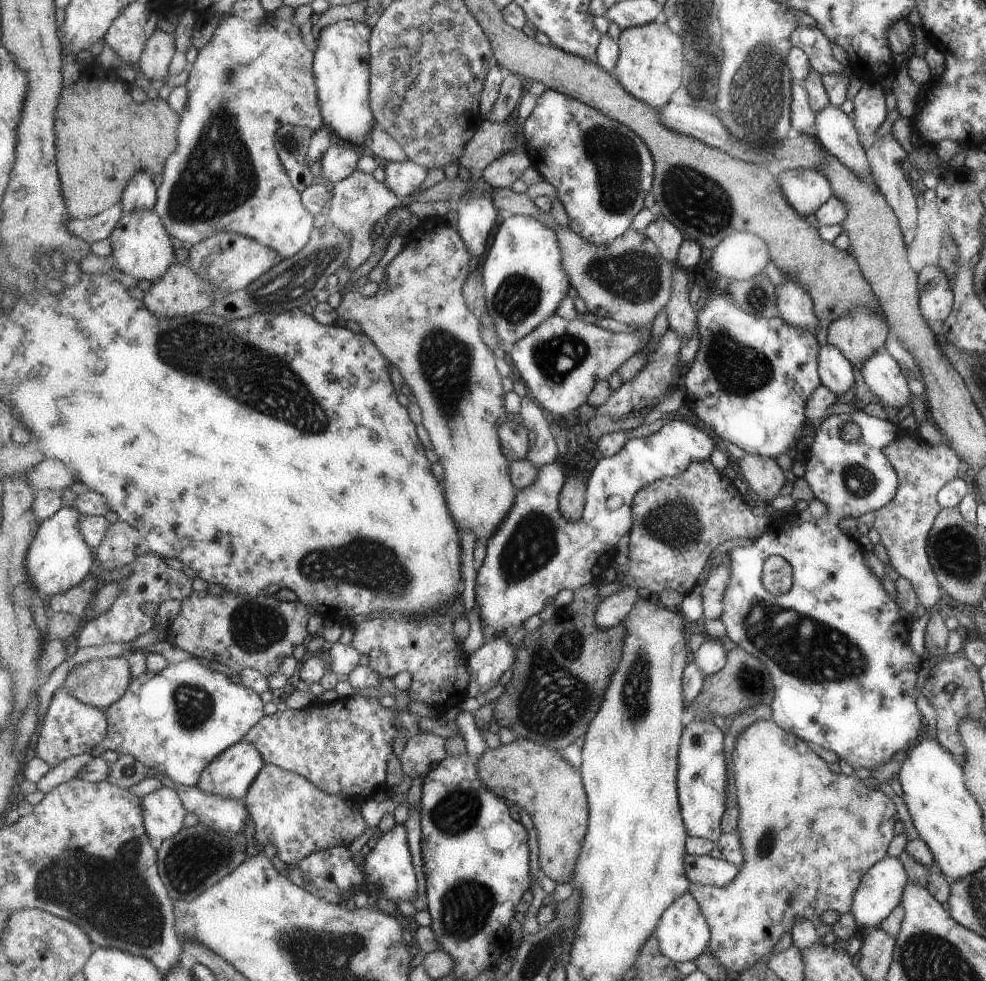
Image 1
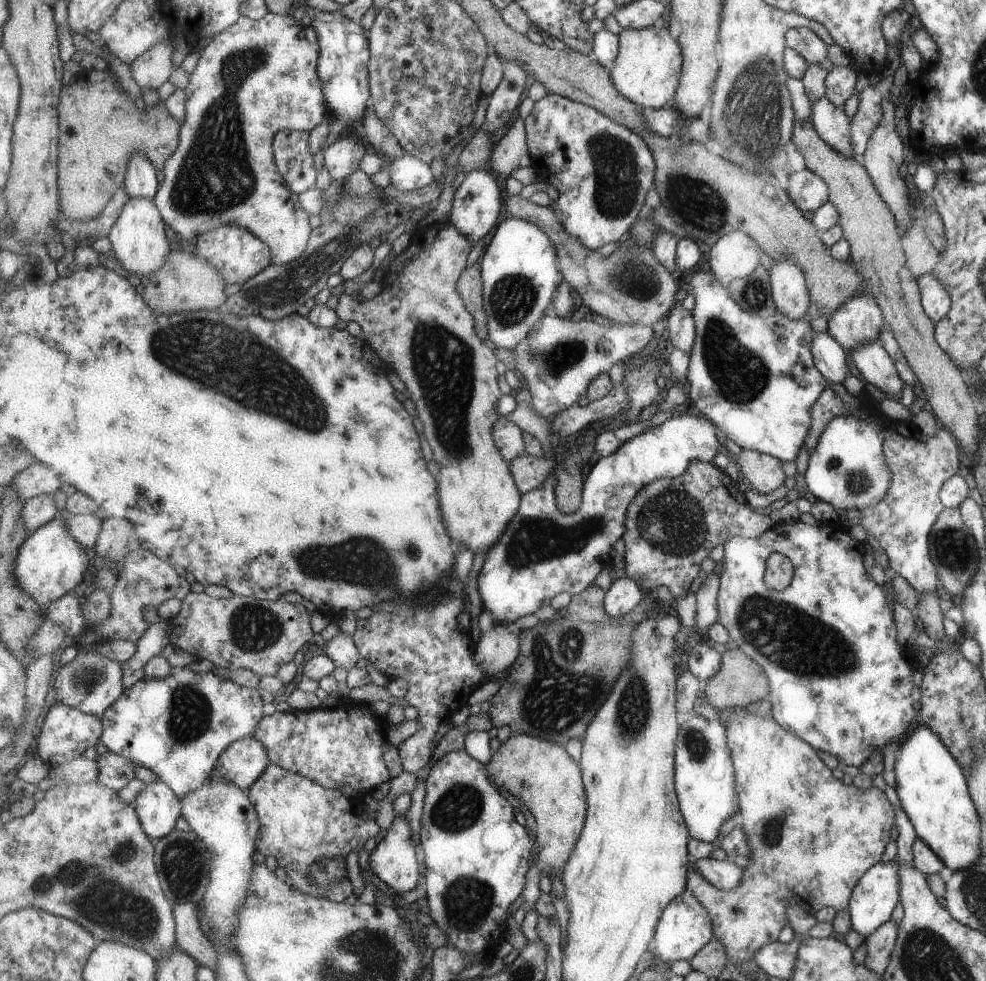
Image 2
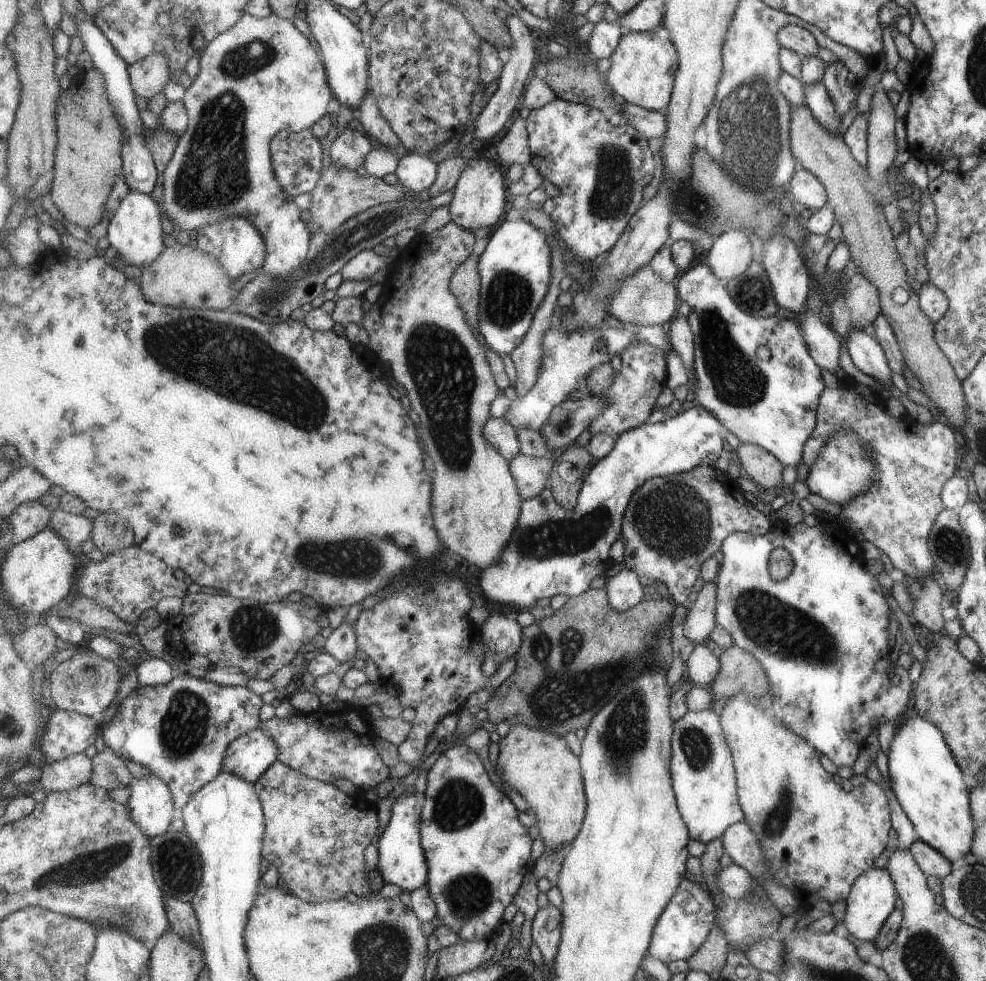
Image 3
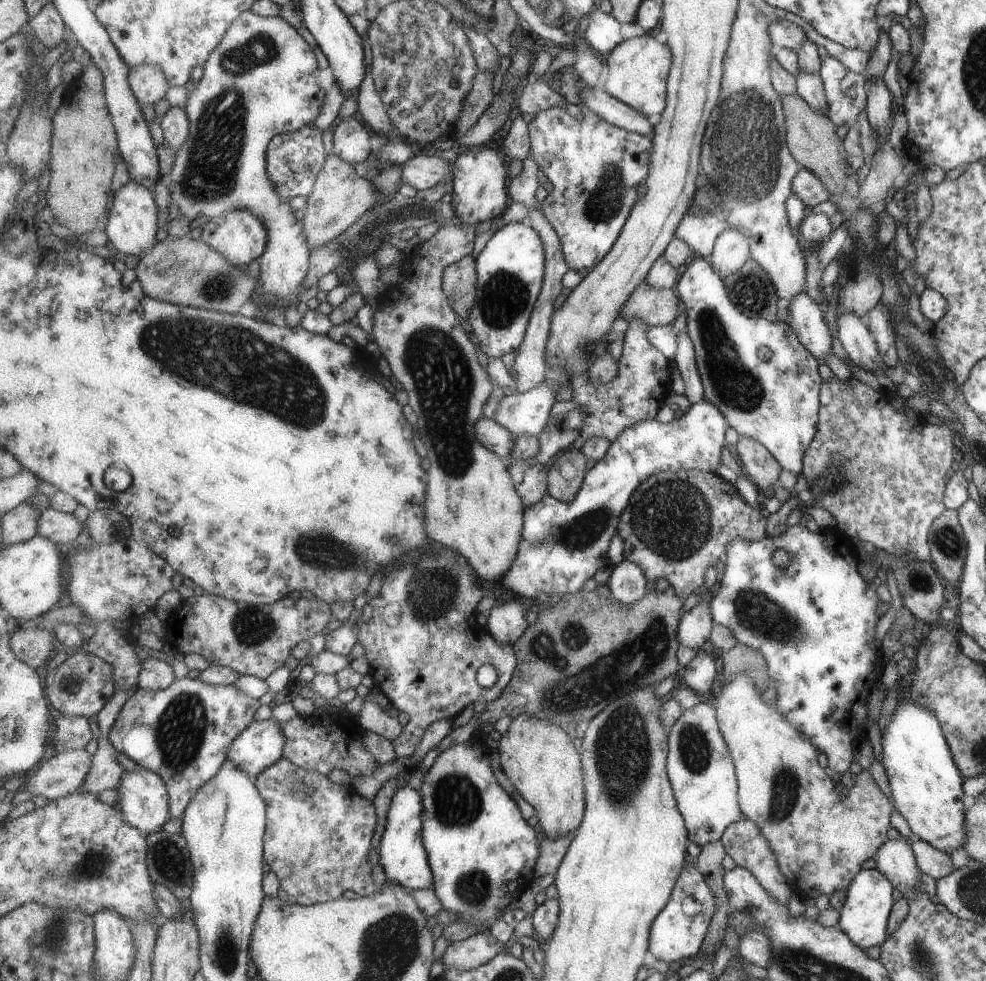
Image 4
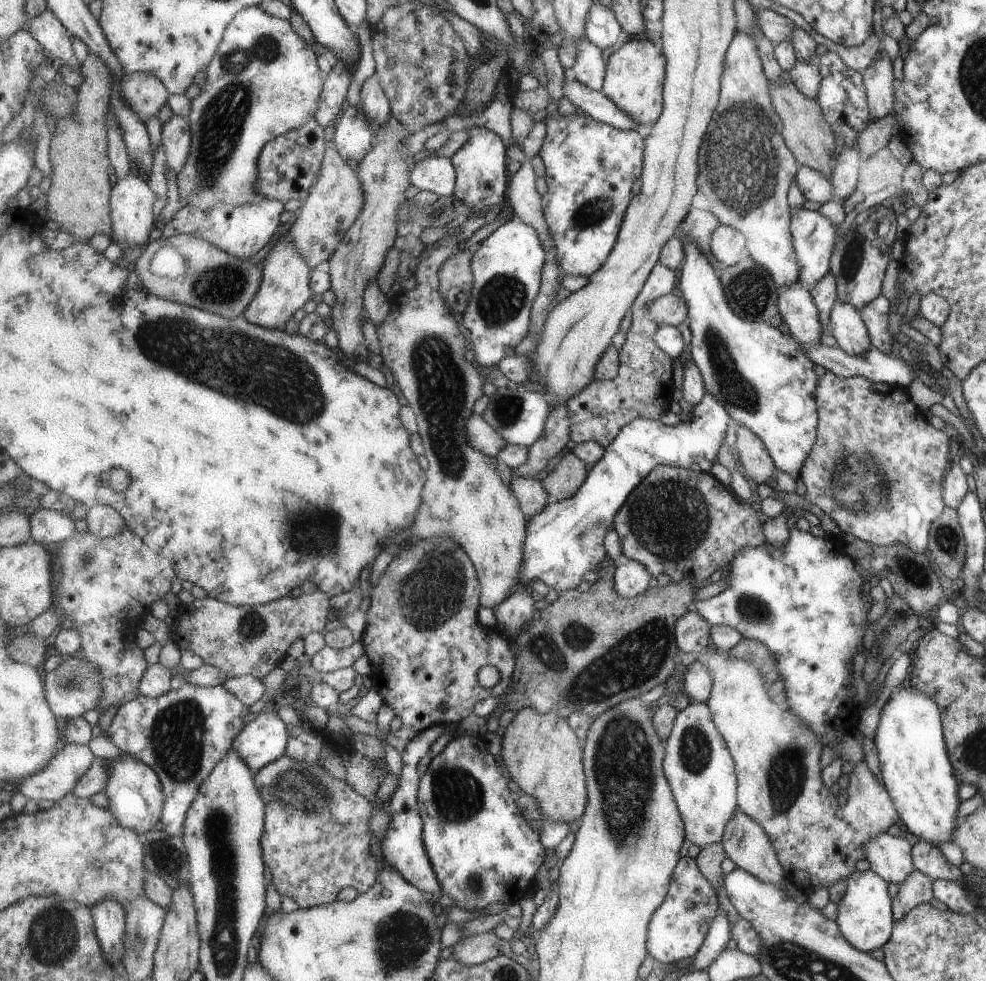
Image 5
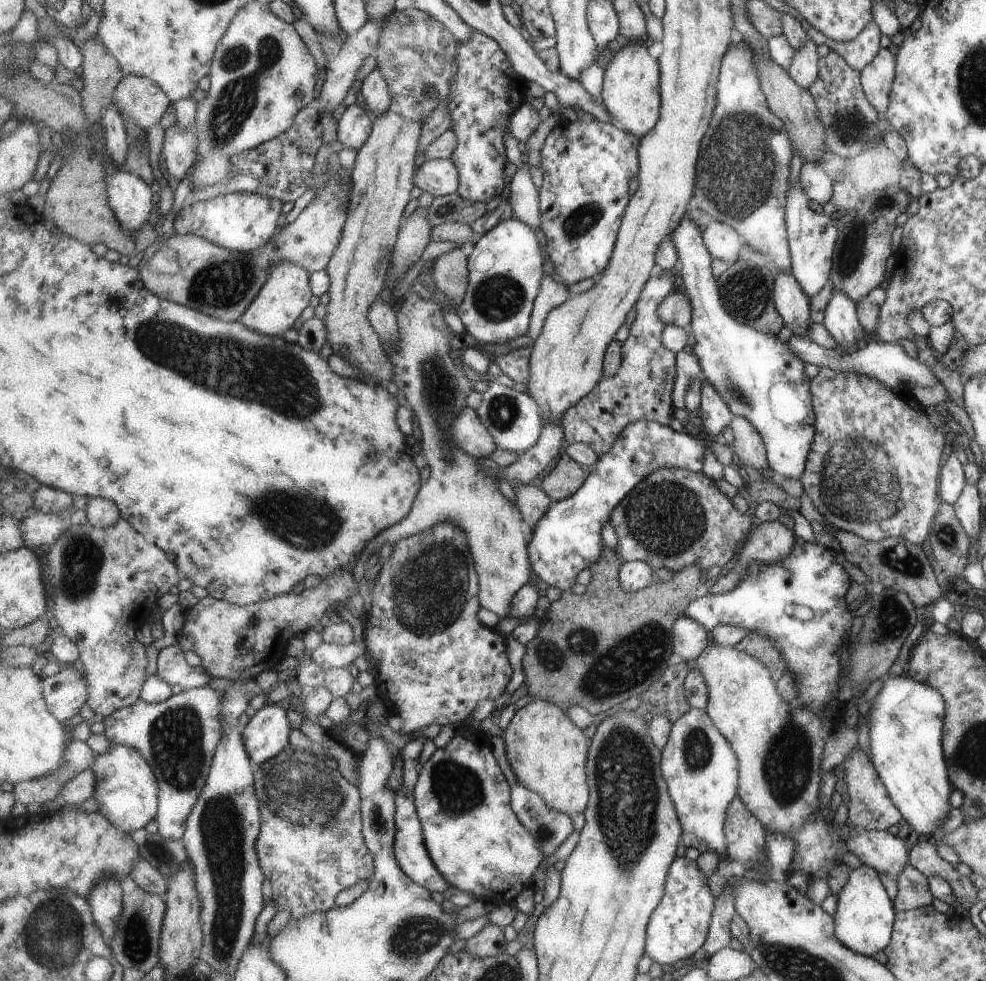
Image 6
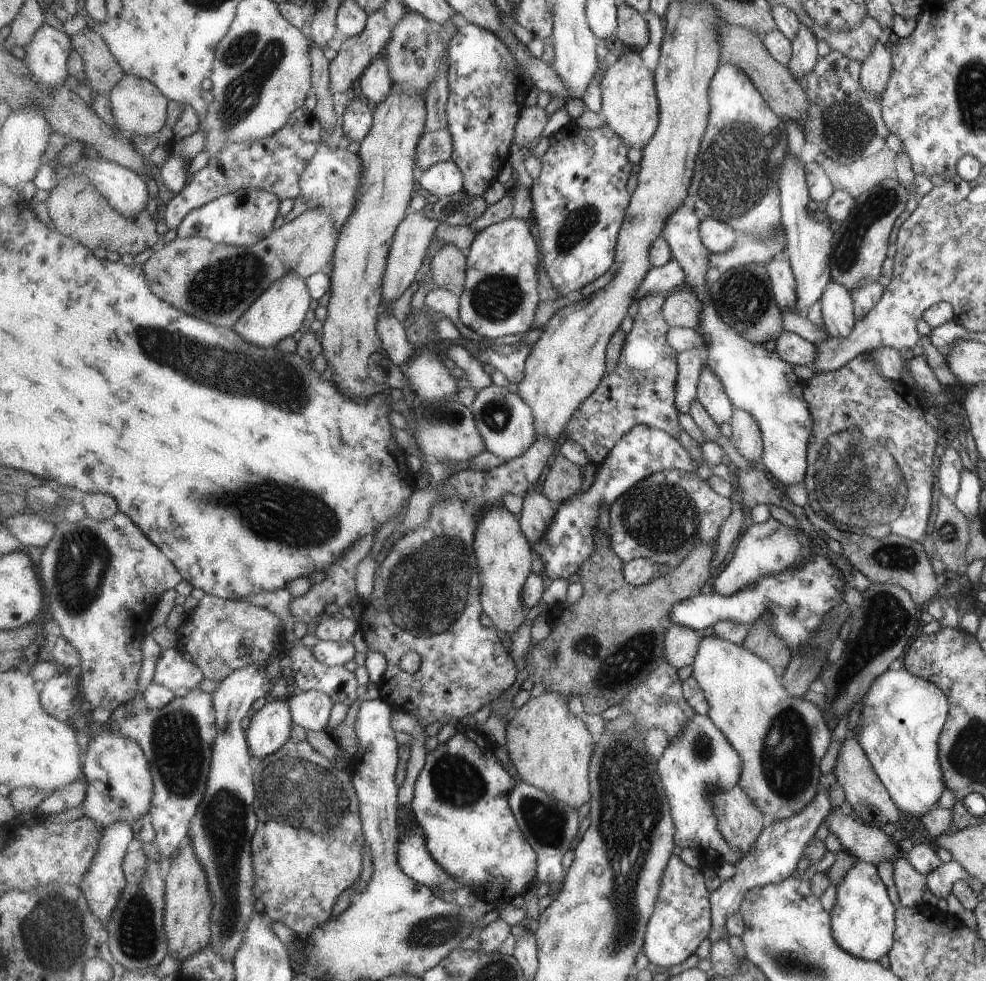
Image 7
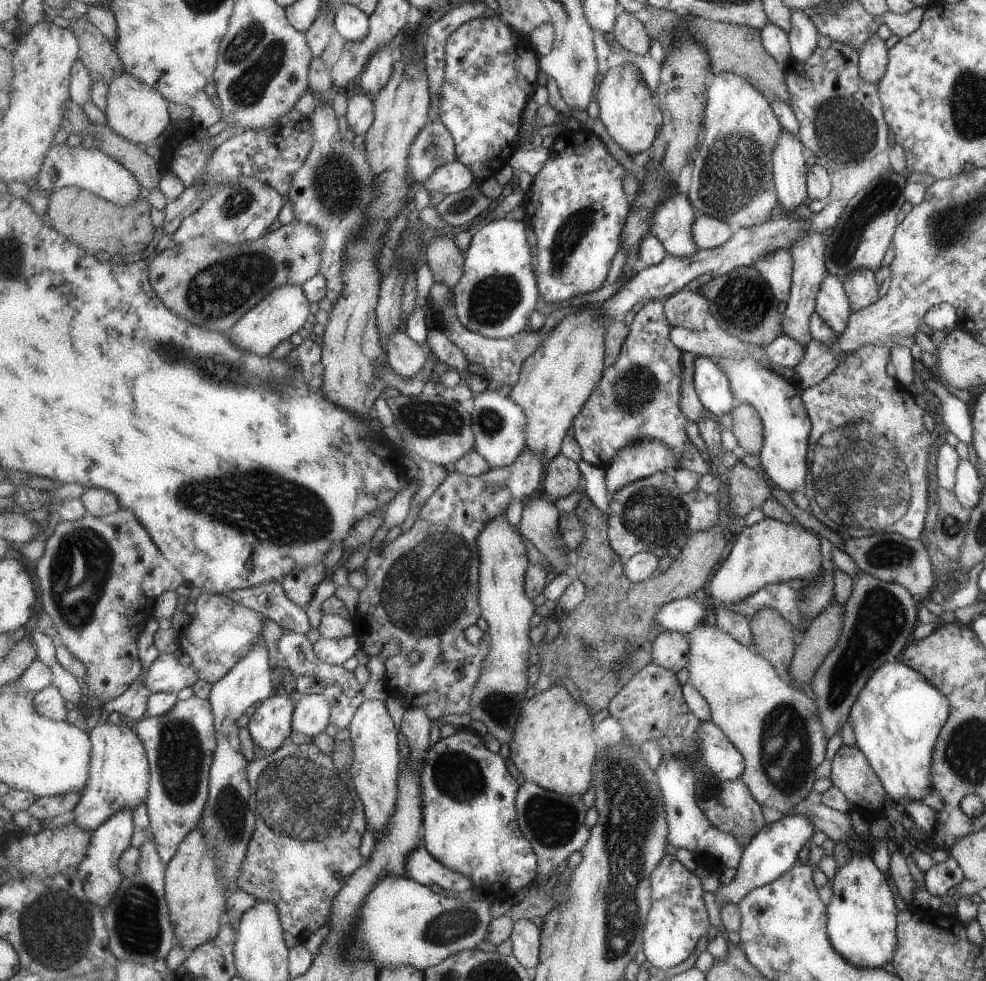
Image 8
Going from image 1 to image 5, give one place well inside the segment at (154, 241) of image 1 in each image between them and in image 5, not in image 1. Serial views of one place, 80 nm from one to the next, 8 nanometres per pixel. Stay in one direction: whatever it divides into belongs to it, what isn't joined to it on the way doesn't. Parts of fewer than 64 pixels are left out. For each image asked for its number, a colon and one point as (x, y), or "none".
2: (138, 238)
3: (136, 230)
4: (132, 229)
5: (132, 201)

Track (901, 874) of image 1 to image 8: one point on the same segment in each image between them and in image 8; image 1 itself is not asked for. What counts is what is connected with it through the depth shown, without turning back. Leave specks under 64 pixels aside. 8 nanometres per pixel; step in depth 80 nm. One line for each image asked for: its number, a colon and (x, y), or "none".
2: (872, 905)
3: (868, 907)
4: (863, 918)
5: (864, 912)
6: (863, 919)
7: (862, 917)
8: (860, 915)

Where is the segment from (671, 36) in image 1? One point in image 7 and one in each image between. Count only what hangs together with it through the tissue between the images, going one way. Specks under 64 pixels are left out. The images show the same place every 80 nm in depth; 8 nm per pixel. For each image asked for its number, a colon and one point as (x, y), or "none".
2: (648, 69)
3: (643, 69)
4: (639, 68)
5: (635, 78)
6: (632, 93)
7: (631, 108)

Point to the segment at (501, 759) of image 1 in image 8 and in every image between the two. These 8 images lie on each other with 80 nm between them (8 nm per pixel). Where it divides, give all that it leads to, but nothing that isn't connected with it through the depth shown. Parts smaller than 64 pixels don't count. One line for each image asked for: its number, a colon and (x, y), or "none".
2: (544, 776)
3: (540, 766)
4: (542, 762)
5: (542, 753)
6: (548, 753)
7: (551, 749)
8: (554, 745)

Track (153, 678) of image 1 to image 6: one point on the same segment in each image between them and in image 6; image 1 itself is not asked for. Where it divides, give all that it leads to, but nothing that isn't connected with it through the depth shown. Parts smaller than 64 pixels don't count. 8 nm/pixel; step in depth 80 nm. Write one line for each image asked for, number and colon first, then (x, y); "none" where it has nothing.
2: (178, 726)
3: (181, 731)
4: (183, 733)
5: (183, 735)
6: (179, 737)

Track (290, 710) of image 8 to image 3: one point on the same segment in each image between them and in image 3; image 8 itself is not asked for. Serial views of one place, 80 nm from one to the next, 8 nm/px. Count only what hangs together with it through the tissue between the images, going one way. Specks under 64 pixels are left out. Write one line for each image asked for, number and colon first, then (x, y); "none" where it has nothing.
3: (250, 756)
4: (262, 744)
5: (264, 740)
6: (267, 734)
7: (270, 728)

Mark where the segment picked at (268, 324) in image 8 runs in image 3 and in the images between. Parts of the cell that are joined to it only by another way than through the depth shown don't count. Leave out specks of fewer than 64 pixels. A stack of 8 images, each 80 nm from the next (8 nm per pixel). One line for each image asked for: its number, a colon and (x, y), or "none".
3: (263, 76)
4: (263, 80)
5: (286, 287)
6: (287, 293)
7: (280, 312)

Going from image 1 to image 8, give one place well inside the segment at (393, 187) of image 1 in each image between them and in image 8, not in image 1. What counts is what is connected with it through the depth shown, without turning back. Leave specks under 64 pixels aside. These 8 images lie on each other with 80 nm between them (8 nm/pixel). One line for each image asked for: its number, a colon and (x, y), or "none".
2: (408, 173)
3: (416, 172)
4: (423, 172)
5: (437, 174)
6: (441, 178)
7: (445, 178)
8: (453, 177)

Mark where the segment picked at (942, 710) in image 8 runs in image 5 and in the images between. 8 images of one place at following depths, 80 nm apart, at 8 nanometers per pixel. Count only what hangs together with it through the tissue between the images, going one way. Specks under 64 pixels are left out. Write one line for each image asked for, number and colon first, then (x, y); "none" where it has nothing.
5: (913, 765)
6: (905, 717)
7: (901, 718)

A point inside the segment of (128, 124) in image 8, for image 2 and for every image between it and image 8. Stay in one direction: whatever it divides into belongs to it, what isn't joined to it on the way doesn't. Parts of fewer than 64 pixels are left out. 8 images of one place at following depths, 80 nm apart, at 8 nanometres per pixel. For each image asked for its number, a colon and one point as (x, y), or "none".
2: (153, 68)
3: (150, 76)
4: (149, 84)
5: (146, 94)
6: (141, 101)
7: (140, 108)

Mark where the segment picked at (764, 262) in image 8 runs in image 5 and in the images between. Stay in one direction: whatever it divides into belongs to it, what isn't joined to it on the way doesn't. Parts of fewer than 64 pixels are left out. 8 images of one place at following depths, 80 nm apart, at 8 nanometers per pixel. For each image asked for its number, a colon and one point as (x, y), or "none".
5: (798, 312)
6: (792, 305)
7: (780, 275)

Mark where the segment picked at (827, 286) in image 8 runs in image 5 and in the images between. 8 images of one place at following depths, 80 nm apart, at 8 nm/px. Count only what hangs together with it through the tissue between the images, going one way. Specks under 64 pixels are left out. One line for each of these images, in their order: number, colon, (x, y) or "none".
5: (846, 326)
6: (839, 318)
7: (836, 308)

